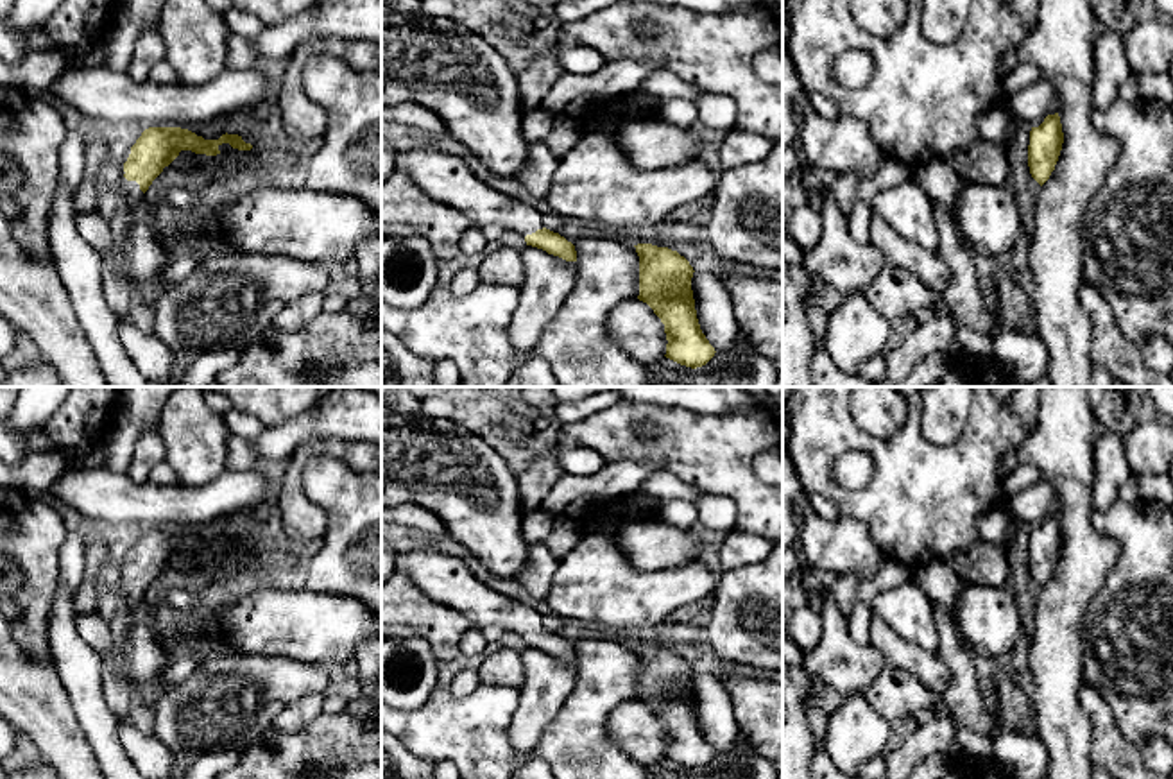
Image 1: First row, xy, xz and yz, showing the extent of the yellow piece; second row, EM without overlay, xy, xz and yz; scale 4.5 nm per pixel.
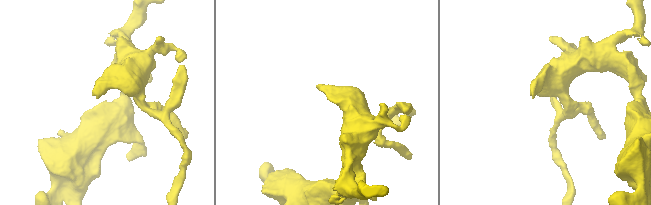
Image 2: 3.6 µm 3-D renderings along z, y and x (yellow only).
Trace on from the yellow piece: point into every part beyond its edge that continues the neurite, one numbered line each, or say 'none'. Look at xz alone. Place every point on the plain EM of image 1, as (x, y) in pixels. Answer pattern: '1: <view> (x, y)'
1: xz (446, 579)

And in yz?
none

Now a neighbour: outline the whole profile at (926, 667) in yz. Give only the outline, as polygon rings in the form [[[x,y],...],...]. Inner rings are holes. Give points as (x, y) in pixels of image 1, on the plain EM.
[[[878,616],[869,625],[869,646],[885,657],[885,666],[912,673],[931,693],[942,695],[951,682],[951,672],[938,654],[904,641]]]

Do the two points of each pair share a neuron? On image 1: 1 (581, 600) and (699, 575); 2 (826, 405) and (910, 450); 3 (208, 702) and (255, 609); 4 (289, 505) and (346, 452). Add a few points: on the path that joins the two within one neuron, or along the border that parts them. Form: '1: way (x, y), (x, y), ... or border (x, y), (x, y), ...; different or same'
1: way (609, 597), (652, 597), (670, 590); same
2: way (846, 427), (858, 439), (880, 450), (889, 450); same
3: border (235, 652), (276, 656); different
4: way (292, 482), (296, 464), (310, 450), (323, 448); same

